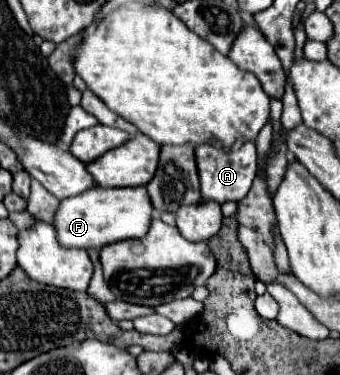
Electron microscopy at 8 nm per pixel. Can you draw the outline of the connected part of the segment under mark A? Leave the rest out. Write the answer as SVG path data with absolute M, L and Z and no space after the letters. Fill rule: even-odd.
M255 142L243 144L235 152L219 152L217 148L211 148L211 144L201 144L195 148L199 178L201 178L201 196L203 200L215 200L219 204L223 202L239 202L243 196L247 196L253 178L257 174L257 152Z

